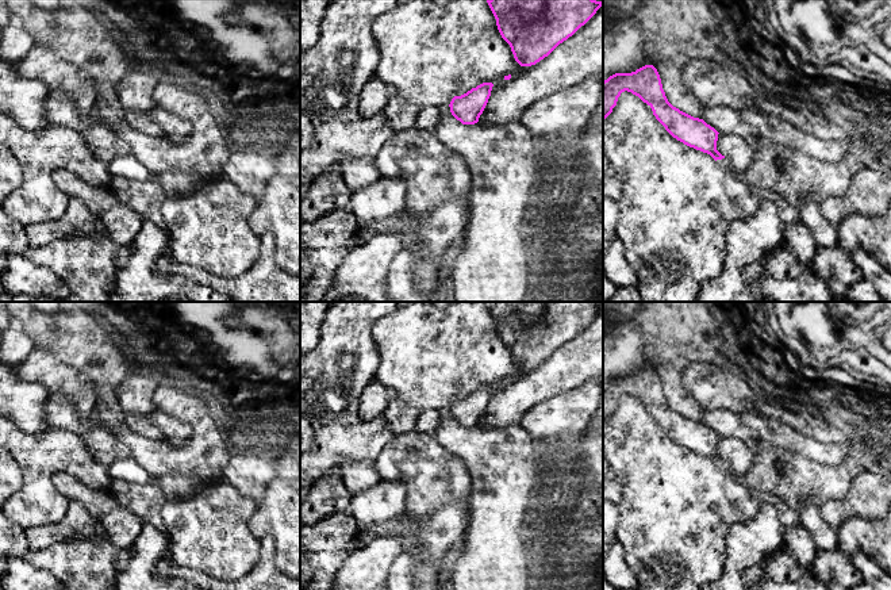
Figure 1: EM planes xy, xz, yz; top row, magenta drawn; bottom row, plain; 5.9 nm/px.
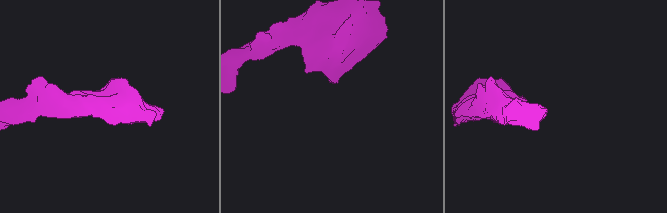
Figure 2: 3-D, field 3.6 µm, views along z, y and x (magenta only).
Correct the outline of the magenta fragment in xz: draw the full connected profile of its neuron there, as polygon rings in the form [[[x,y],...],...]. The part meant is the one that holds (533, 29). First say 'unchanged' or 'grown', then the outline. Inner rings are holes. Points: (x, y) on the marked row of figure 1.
unchanged; [[[487,0],[502,38],[521,66],[548,57],[584,26],[603,1],[596,0]]]

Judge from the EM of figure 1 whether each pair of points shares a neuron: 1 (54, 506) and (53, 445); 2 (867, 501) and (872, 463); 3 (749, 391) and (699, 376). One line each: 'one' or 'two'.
1: one
2: two
3: one

